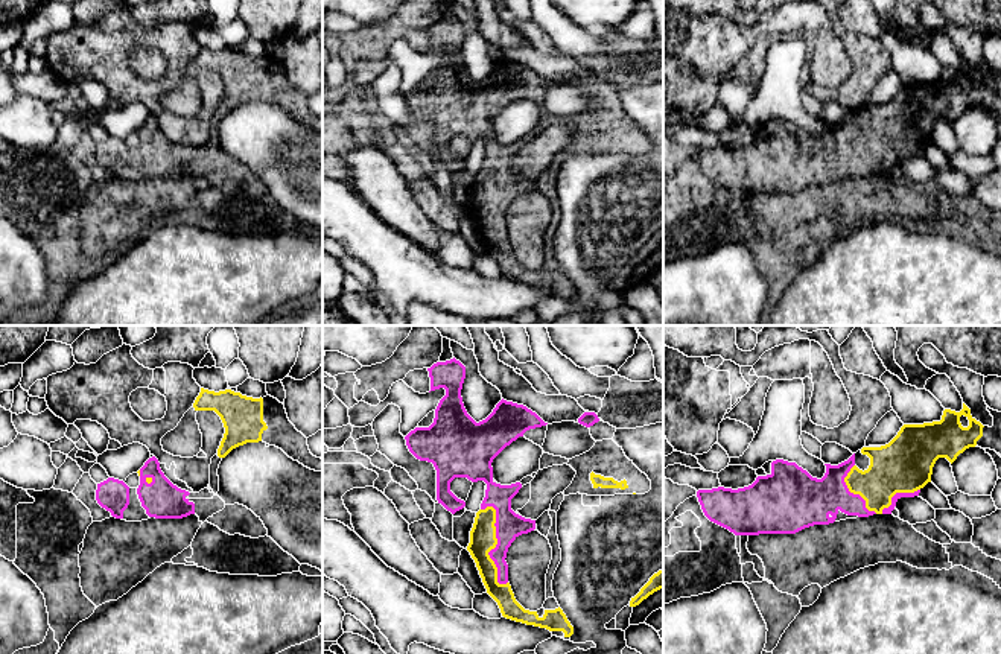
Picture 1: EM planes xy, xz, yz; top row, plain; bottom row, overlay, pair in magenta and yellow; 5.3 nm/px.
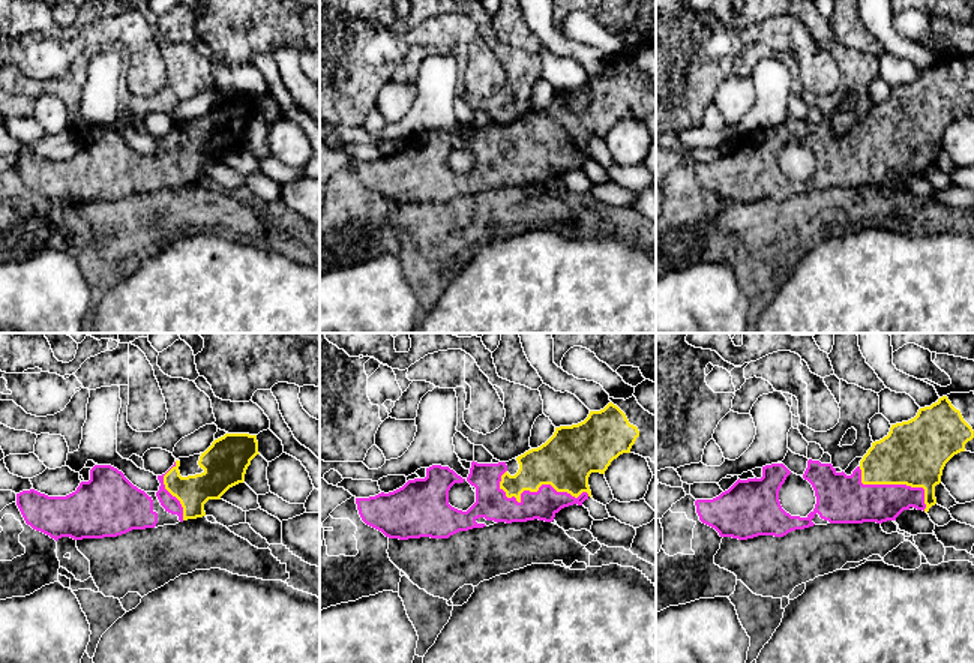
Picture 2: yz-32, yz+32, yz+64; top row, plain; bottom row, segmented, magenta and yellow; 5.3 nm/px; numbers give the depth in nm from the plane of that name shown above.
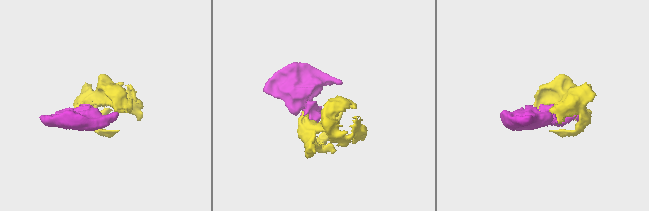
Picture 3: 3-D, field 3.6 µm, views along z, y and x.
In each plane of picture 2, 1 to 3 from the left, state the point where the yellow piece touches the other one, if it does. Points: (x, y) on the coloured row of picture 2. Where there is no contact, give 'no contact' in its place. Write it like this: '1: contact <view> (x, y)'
1: contact yz-32 (167, 491)
2: contact yz+32 (539, 488)
3: contact yz+64 (896, 485)

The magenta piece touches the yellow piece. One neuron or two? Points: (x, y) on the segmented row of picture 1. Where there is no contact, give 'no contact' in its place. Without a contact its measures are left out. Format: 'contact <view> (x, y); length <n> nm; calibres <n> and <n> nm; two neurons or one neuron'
contact xz (496, 546); length 440 nm; calibres 140 and 140 nm; one neuron

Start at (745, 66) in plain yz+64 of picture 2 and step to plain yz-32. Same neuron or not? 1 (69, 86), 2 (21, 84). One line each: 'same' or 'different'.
1: same
2: same

